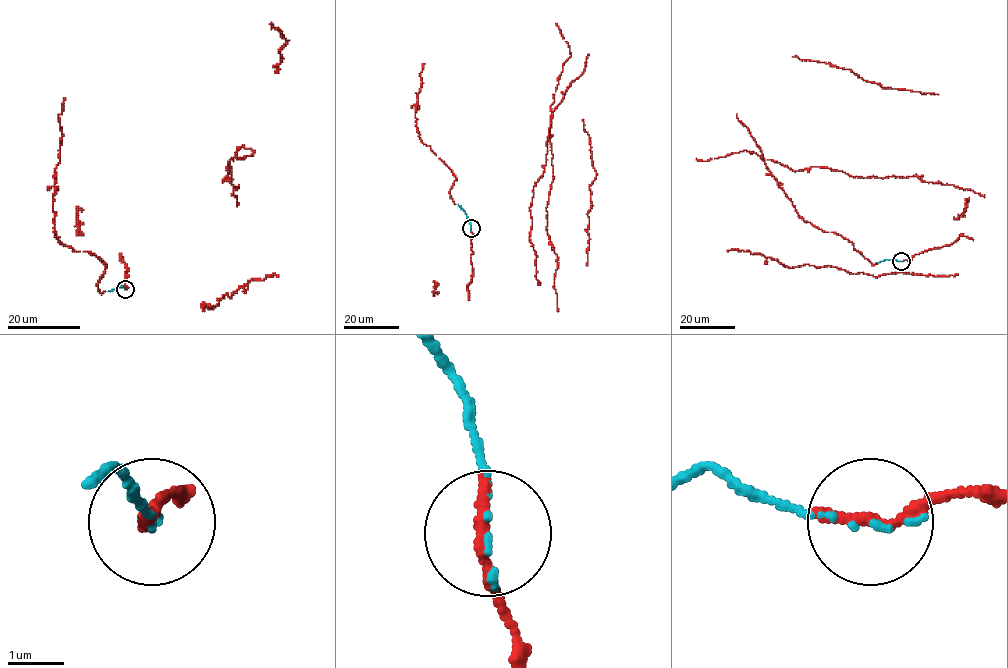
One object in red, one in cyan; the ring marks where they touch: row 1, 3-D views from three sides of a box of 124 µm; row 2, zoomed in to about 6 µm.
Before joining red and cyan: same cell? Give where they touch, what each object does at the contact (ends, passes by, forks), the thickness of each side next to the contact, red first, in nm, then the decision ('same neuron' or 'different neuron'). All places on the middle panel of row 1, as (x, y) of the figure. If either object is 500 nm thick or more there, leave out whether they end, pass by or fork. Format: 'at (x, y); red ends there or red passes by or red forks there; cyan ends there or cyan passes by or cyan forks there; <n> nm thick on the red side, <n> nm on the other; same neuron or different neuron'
at (471, 228); red ends there; cyan ends there; 280 nm thick on the red side, 80 nm on the other; same neuron

